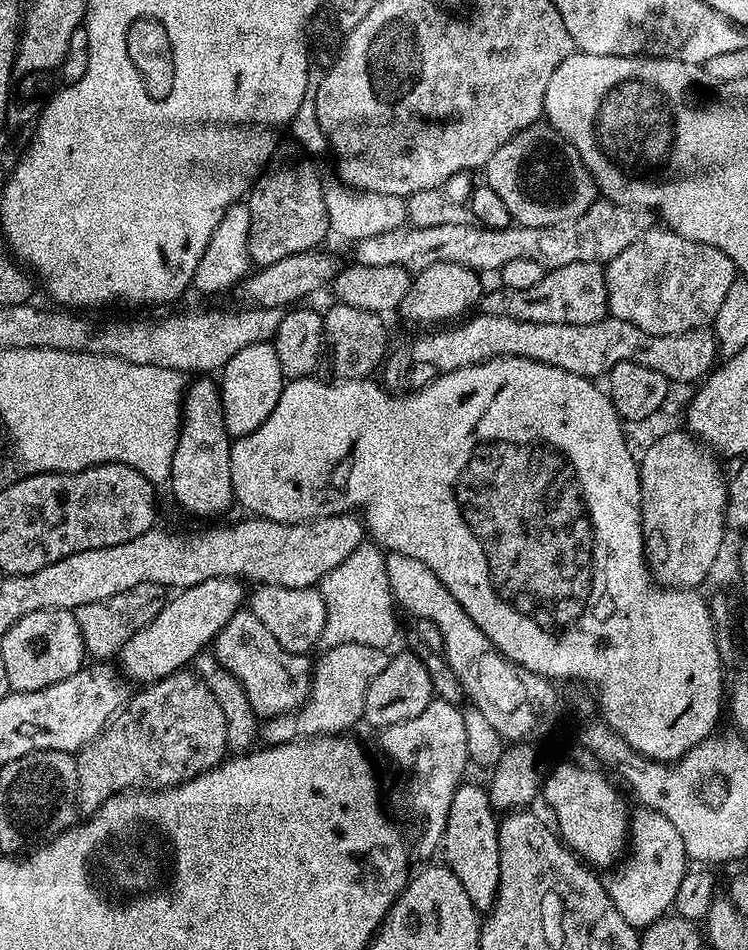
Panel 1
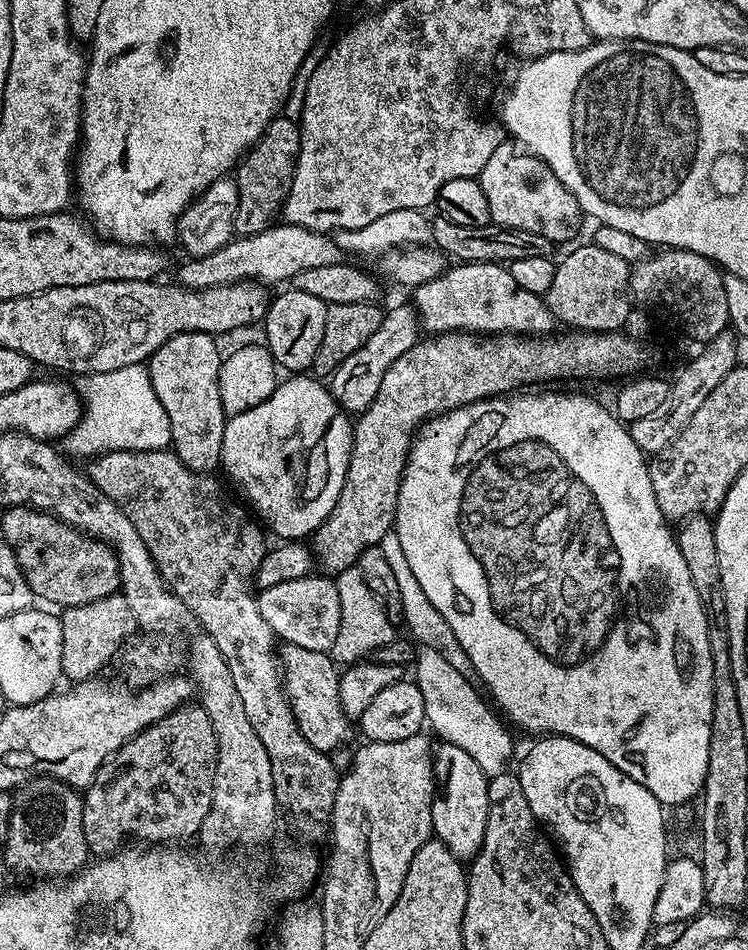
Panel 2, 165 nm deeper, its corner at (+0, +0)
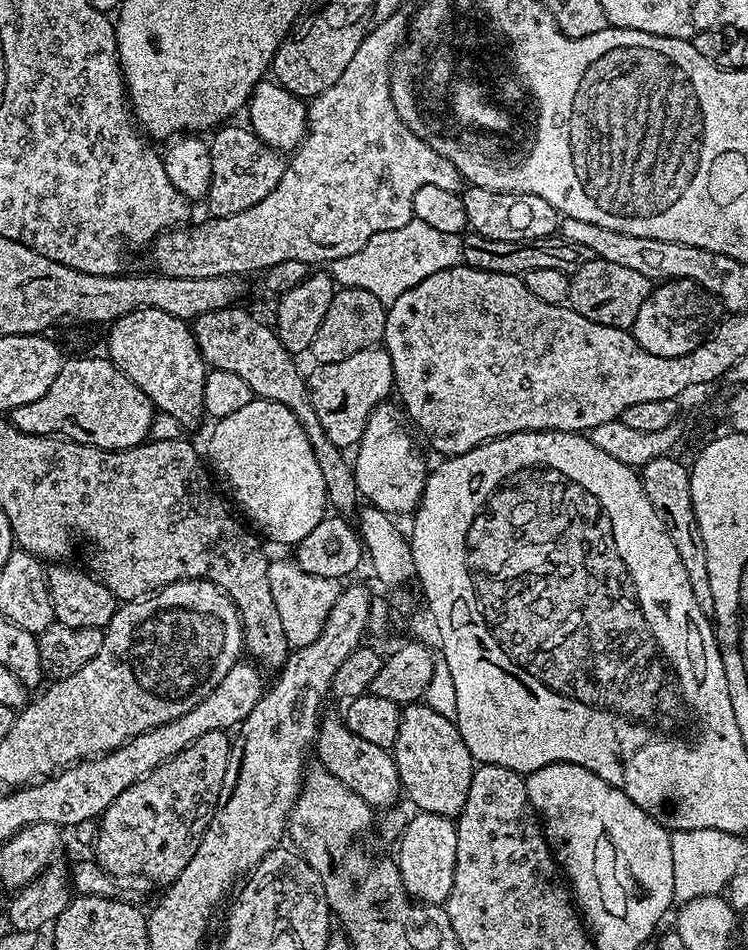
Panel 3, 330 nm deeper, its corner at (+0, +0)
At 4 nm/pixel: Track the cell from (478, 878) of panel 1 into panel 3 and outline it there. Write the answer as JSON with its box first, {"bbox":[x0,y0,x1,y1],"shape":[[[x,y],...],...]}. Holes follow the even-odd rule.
{"bbox":[390,703,474,817],"shape":[[[426,703],[409,704],[400,713],[397,740],[390,751],[396,760],[403,795],[412,799],[413,809],[459,817],[466,806],[466,796],[470,794],[474,761],[453,721],[438,714],[438,710],[430,710]]]}

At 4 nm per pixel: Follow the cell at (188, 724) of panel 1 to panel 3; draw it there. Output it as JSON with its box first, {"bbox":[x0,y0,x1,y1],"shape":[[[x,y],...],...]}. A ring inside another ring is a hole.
{"bbox":[94,732,231,884],"shape":[[[228,732],[202,734],[198,742],[122,790],[99,817],[94,841],[96,865],[117,881],[172,884],[194,858],[194,850],[198,850],[198,842],[202,842],[202,834],[216,813],[231,749]]]}

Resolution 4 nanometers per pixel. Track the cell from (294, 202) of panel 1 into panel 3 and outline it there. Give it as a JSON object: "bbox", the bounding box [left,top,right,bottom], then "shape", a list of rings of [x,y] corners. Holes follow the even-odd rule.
{"bbox":[206,122,285,217],"shape":[[[236,122],[217,127],[211,133],[208,149],[212,163],[212,177],[206,197],[209,217],[242,214],[242,210],[250,210],[250,206],[262,202],[262,198],[266,198],[266,194],[270,194],[270,190],[282,182],[285,157],[262,142],[251,127],[239,128]]]}

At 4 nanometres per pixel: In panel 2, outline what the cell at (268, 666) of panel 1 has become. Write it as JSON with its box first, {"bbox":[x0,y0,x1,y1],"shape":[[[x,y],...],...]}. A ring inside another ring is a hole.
{"bbox":[278,643,350,753],"shape":[[[281,643],[278,648],[280,671],[284,678],[284,692],[292,707],[302,738],[319,752],[335,753],[339,744],[348,740],[350,721],[340,697],[341,669],[327,652],[306,650],[306,646]]]}

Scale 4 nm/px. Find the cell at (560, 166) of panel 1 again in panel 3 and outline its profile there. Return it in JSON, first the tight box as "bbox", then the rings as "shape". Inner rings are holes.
{"bbox":[463,189,562,242],"shape":[[[463,189],[468,228],[482,238],[502,238],[502,242],[515,240],[543,240],[557,235],[562,219],[556,208],[538,196],[522,192],[495,192],[492,189]]]}

